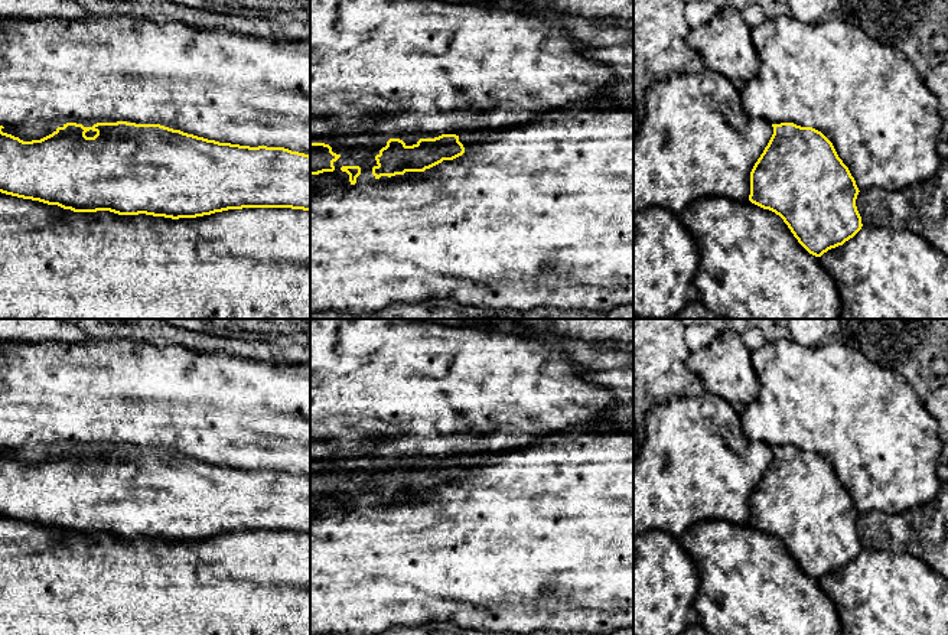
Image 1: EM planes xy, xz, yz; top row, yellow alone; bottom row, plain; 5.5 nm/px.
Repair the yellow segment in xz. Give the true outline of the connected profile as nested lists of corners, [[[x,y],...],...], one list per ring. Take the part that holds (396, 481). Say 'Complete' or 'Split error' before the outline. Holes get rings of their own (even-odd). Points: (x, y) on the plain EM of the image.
Complete. [[[442,457],[434,462],[420,462],[407,469],[400,462],[390,462],[387,469],[375,479],[372,491],[375,502],[381,499],[404,498],[405,495],[424,495],[443,483],[453,483],[465,476],[456,457]]]

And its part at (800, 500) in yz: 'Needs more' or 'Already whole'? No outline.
Already whole

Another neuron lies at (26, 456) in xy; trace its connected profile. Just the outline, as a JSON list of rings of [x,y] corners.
[[[23,449],[23,450],[4,450],[1,452],[3,456],[12,457],[14,460],[19,460],[23,465],[32,465],[32,463],[40,463],[53,455],[56,455],[58,450],[63,449]]]

